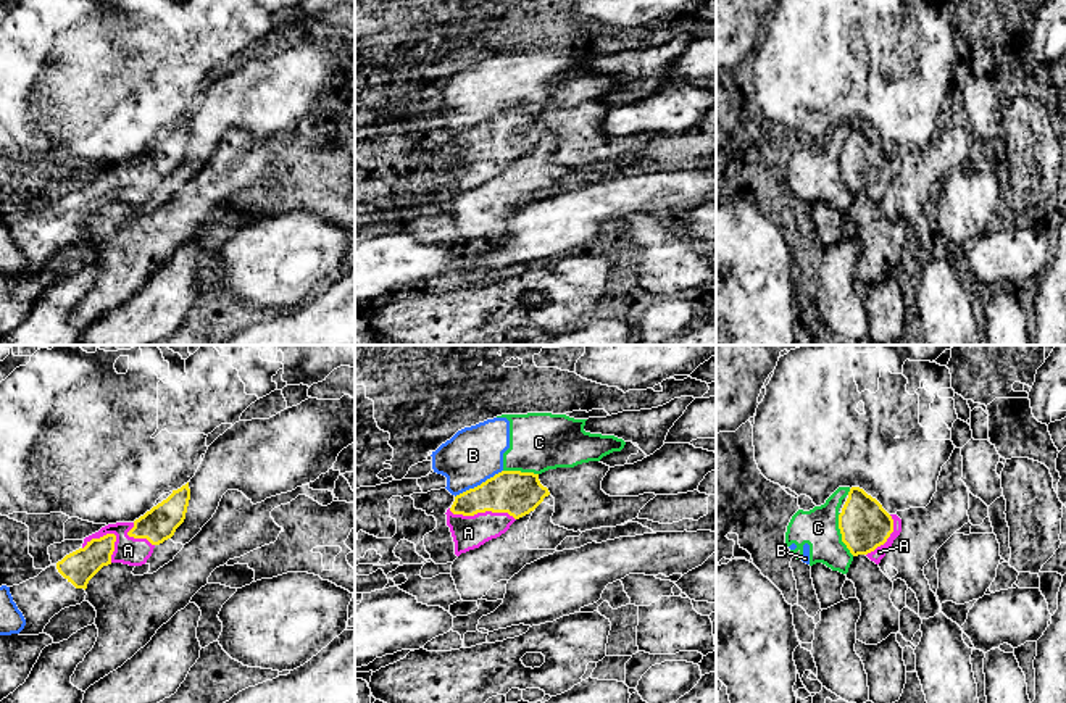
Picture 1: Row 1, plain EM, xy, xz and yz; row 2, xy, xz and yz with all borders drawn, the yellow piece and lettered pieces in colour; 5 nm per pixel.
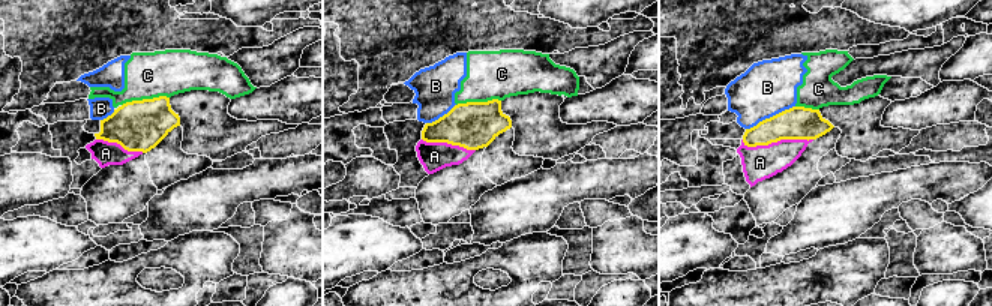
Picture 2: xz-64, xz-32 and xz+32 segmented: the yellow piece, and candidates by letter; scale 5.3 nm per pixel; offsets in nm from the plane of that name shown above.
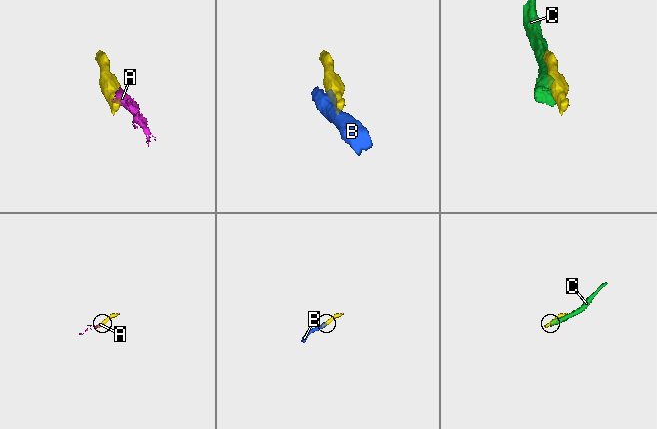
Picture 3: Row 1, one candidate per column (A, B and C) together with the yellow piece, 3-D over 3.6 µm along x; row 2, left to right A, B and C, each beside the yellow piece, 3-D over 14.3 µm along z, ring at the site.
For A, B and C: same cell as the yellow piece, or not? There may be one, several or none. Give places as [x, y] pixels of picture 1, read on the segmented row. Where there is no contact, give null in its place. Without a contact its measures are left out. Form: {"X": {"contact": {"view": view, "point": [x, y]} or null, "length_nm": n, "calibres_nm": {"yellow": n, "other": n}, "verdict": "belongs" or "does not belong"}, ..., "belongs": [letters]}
{"A": {"contact": {"view": "xz", "point": [483, 511]}, "length_nm": 340, "calibres_nm": {"yellow": 220, "other": 170}, "verdict": "belongs"}, "B": {"contact": {"view": "xz", "point": [478, 486]}, "length_nm": 280, "calibres_nm": {"yellow": 220, "other": 280}, "verdict": "does not belong"}, "C": {"contact": {"view": "yz", "point": [841, 532]}, "length_nm": 220, "calibres_nm": {"yellow": 240, "other": 200}, "verdict": "does not belong"}, "belongs": ["A"]}

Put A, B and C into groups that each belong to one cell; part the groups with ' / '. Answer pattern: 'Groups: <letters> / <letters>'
Groups: A / B C

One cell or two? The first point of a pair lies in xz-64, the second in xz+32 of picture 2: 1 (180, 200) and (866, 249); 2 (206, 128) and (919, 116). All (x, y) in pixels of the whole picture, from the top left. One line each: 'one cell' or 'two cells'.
1: two cells
2: two cells

